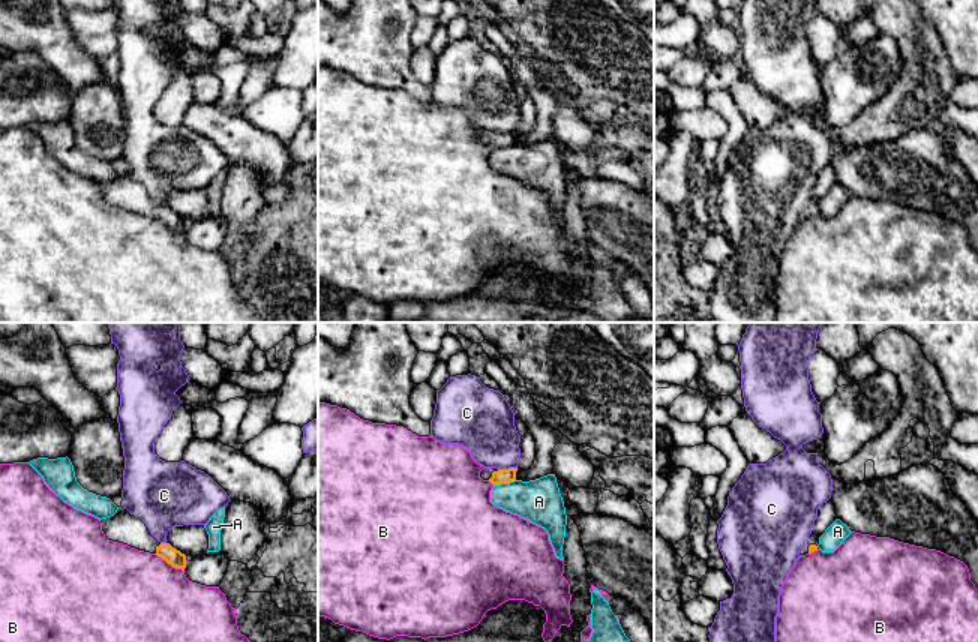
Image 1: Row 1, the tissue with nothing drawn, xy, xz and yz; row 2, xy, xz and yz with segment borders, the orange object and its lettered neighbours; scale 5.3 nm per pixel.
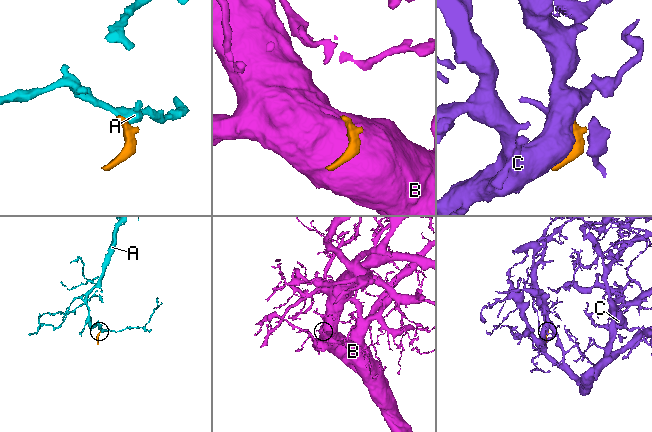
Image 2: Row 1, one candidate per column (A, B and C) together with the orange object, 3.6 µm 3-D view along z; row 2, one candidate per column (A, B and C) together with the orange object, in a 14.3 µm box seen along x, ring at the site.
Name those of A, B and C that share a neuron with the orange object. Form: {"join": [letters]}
{"join": []}

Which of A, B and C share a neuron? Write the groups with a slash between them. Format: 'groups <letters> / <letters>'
groups A / B / C

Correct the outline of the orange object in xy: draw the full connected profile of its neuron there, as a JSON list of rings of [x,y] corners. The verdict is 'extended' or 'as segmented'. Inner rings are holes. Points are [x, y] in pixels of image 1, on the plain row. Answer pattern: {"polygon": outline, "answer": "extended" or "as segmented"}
{"polygon": [[[122,170],[111,182],[102,183],[102,195],[108,204],[118,206],[138,214],[156,218],[176,232],[186,232],[186,219],[172,212],[170,207],[158,206],[146,188],[130,178]]], "answer": "extended"}

